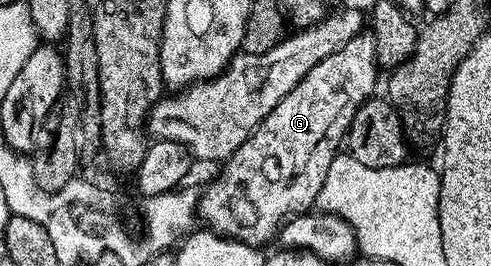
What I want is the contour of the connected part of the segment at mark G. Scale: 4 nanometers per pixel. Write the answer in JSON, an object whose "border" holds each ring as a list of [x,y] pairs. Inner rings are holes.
{"border":[[[361,32],[338,52],[326,56],[293,88],[258,125],[239,148],[223,163],[220,175],[198,194],[198,218],[209,231],[241,242],[244,245],[264,248],[268,241],[275,239],[289,215],[295,216],[311,211],[316,206],[316,196],[322,188],[322,180],[336,159],[342,143],[356,115],[356,110],[373,97],[376,86],[376,53],[371,33]]]}

